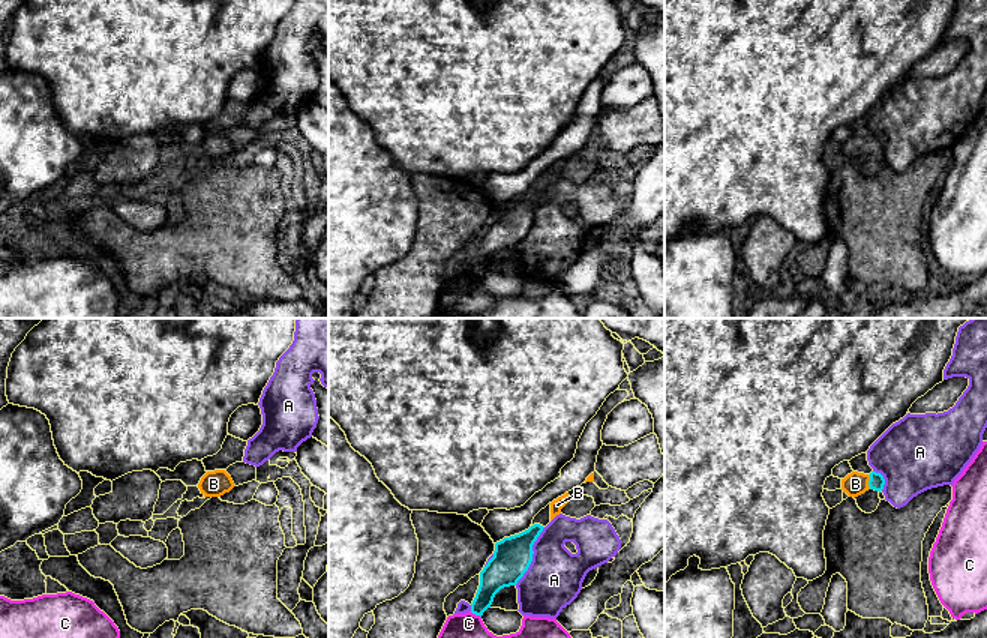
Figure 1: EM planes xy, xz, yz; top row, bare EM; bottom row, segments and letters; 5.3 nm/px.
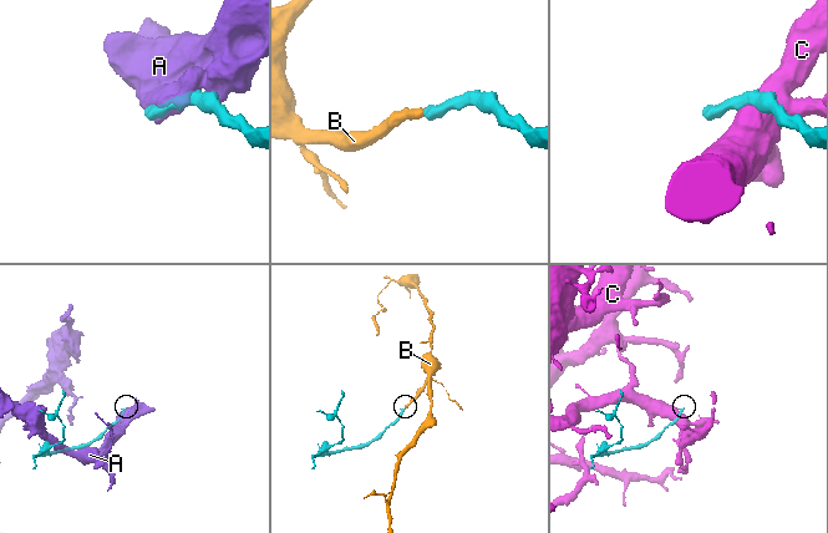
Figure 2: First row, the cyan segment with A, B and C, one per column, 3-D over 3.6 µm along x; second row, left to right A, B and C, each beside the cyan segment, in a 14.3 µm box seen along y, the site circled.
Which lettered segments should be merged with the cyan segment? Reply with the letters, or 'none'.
B

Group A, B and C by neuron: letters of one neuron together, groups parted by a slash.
A / B / C

